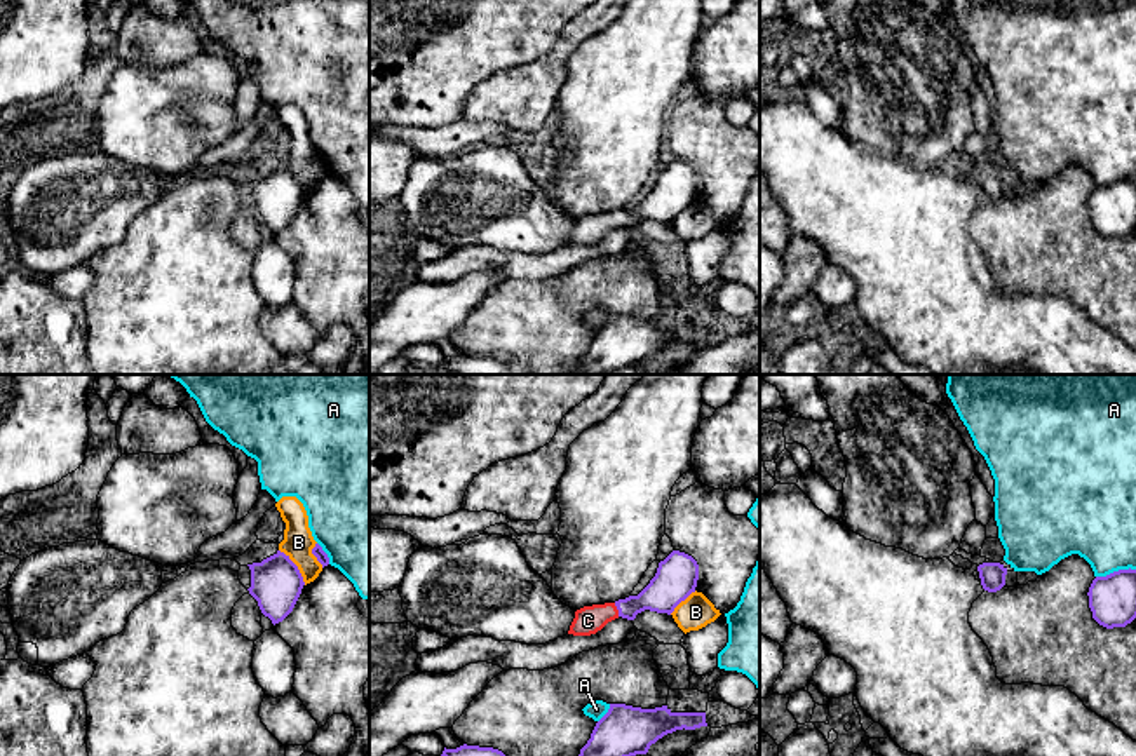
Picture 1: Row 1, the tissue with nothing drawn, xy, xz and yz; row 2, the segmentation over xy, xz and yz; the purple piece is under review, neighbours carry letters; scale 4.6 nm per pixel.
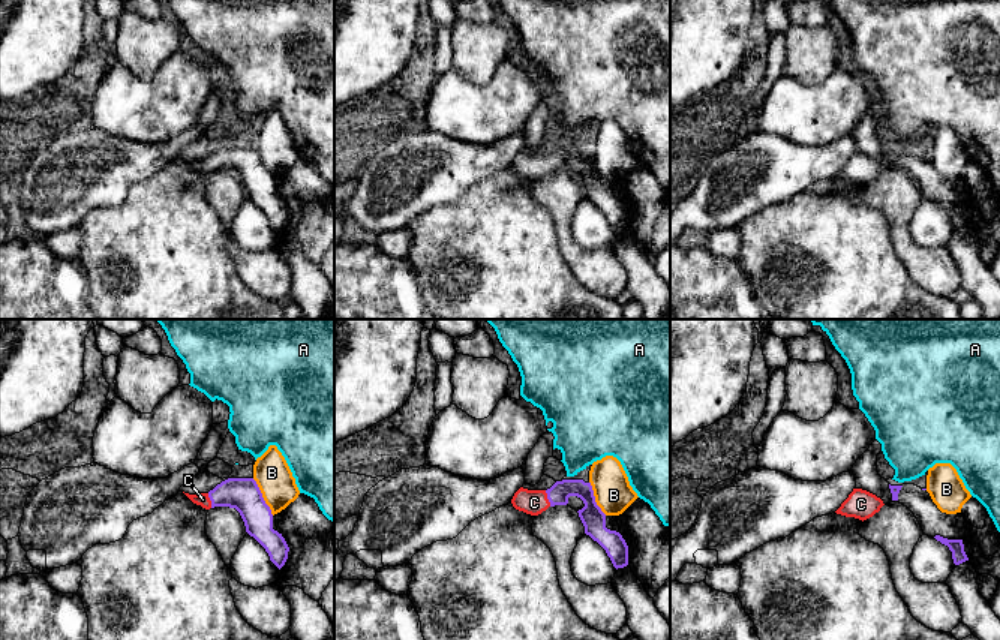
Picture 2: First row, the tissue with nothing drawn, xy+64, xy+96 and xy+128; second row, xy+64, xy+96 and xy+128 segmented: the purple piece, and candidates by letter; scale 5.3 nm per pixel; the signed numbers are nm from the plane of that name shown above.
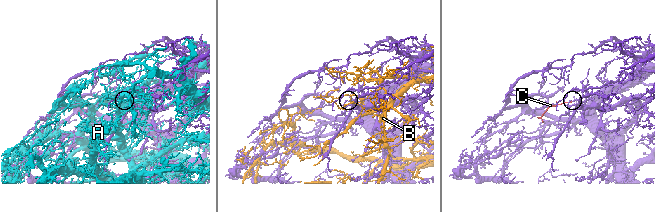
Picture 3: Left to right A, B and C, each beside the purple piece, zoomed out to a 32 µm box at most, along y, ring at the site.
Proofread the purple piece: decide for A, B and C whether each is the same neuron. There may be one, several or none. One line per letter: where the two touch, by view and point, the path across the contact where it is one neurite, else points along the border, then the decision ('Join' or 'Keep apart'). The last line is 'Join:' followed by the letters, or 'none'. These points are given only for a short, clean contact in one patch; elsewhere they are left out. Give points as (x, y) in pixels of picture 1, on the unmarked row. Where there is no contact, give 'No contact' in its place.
A: Touches purple at yz (1115, 182). Keep apart
B: Touches purple at xy (297, 176). Keep apart
C: Touches purple at xz (617, 218). Path across: xz (666, 199), (659, 206), (617, 218), (588, 230). Join
Join: C

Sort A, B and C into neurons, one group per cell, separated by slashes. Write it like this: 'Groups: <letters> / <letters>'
Groups: A / B / C

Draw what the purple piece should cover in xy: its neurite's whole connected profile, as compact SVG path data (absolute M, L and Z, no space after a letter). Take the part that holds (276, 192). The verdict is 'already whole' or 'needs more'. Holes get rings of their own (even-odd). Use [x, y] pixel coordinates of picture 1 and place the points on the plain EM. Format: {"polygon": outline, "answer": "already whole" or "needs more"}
{"polygon": "M281 160L247 176L251 179L249 204L274 235L282 232L293 221L305 195L298 176Z", "answer": "already whole"}

